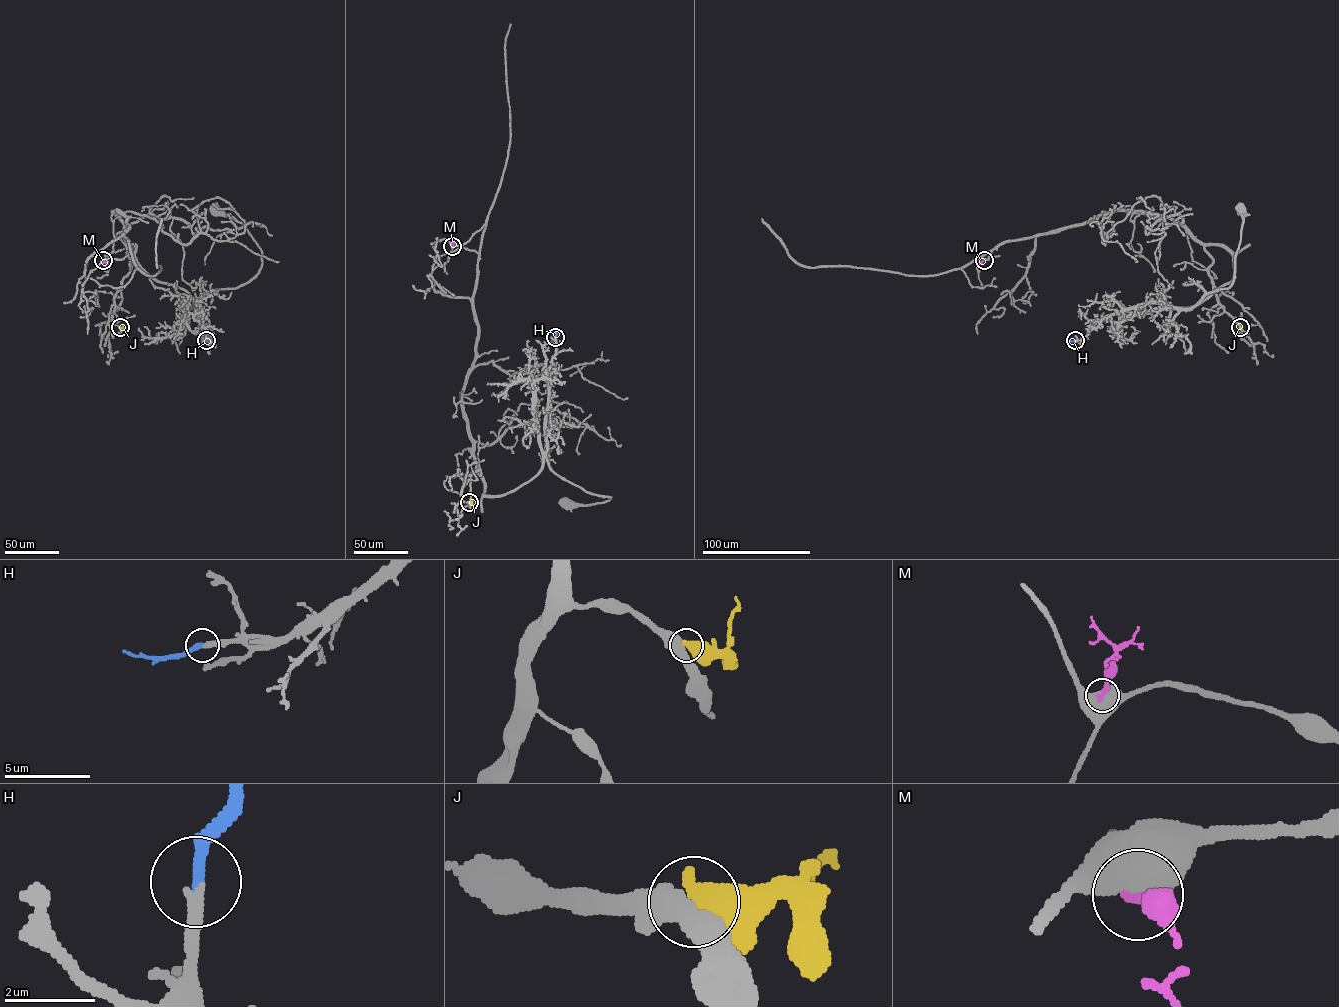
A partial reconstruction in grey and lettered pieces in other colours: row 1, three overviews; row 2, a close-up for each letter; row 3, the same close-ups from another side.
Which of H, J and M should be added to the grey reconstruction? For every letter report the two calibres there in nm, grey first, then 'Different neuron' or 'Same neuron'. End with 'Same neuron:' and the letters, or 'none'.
H: Thickness 300 nm (grey) against 300 nm. Same neuron
J: Thickness 550 nm (grey) against 650 nm. Different neuron
M: Thickness 750 nm (grey) against 320 nm. Different neuron
Same neuron: H

